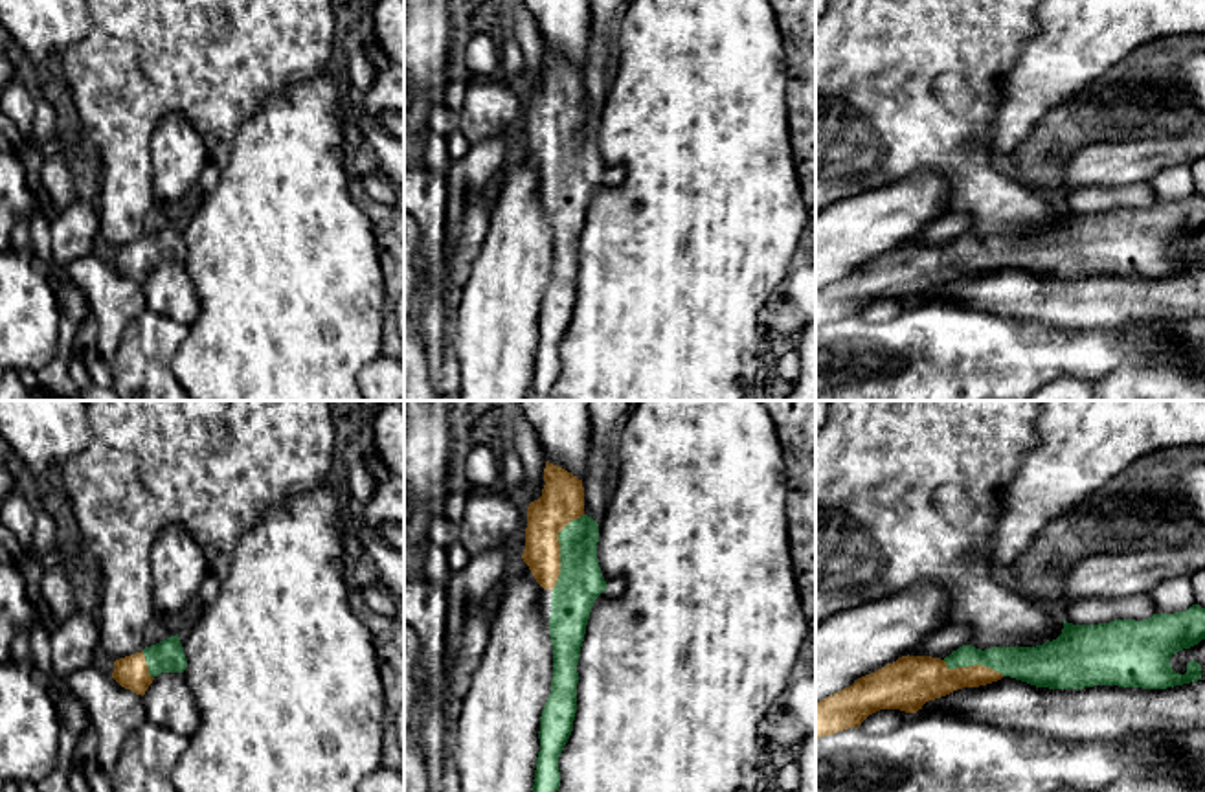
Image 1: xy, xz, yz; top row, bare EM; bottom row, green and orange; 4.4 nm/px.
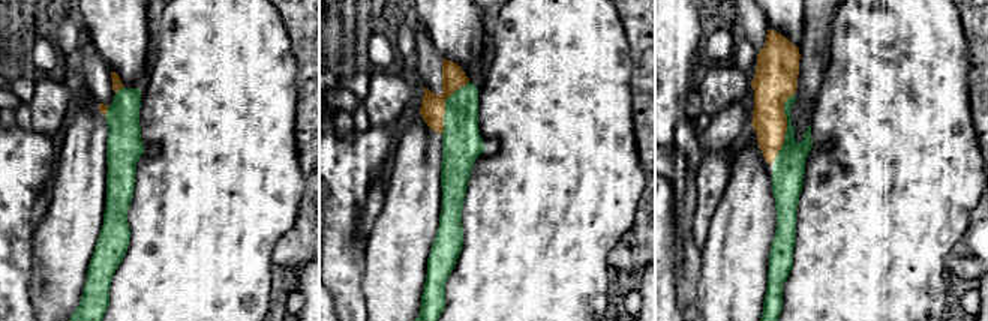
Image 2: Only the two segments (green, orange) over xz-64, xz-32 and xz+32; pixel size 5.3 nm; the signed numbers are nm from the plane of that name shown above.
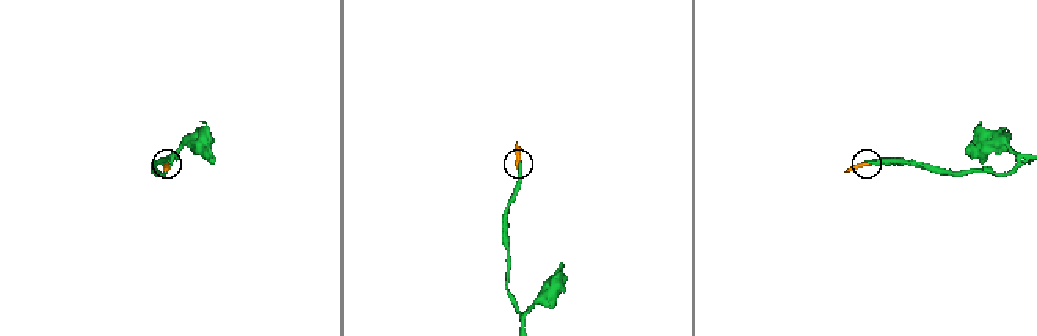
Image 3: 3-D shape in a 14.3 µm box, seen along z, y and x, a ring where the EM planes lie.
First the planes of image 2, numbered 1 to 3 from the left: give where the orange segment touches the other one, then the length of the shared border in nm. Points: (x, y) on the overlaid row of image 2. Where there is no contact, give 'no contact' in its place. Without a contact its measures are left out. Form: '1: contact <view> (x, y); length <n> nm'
1: contact xz-64 (119, 90); length 60 nm
2: contact xz-32 (446, 105); length 320 nm
3: contact xz+32 (787, 128); length 400 nm

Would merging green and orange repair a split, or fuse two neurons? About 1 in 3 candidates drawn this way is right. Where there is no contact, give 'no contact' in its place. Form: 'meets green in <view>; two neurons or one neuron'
meets green in xz; one neuron

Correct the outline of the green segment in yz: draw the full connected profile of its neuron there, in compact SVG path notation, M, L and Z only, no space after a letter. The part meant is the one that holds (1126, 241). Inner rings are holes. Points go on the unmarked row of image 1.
M1192 193L1174 202L1154 202L1148 208L1115 208L1098 213L1073 213L1064 209L1062 222L1036 235L975 237L963 233L944 248L931 244L902 244L885 255L858 266L852 274L816 290L816 327L834 323L860 312L880 298L917 301L929 289L963 276L979 276L1010 265L1036 276L1084 277L1093 274L1119 274L1166 277L1201 268L1201 254L1192 248L1187 261L1172 257L1170 246L1205 228L1205 197Z

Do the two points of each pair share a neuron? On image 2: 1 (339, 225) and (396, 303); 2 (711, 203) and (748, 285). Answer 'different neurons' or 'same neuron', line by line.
1: different neurons
2: different neurons

